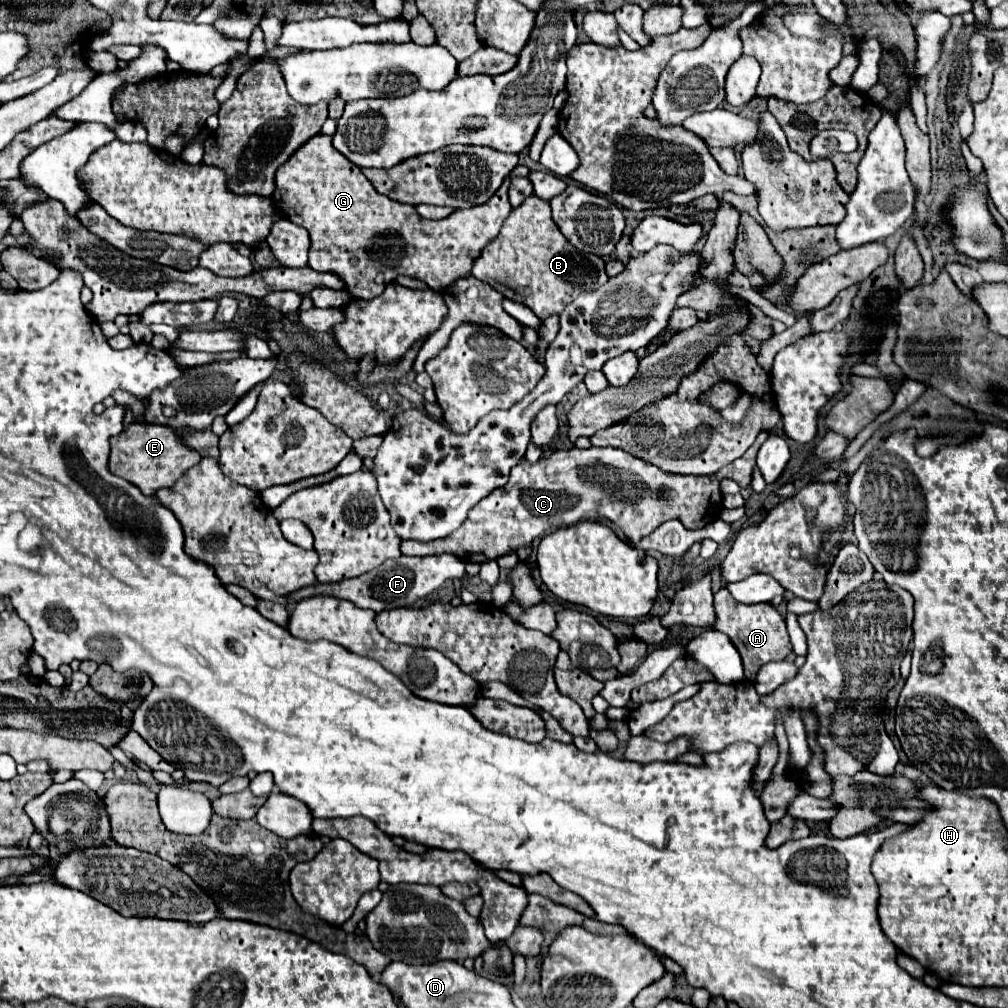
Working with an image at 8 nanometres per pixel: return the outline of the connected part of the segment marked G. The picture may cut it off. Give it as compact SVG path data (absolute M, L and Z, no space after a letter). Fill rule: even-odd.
M319 133L279 167L275 175L277 189L271 199L289 221L309 231L311 247L307 265L315 271L329 271L343 277L347 291L367 301L381 295L385 285L393 283L399 275L415 277L433 291L441 291L453 281L467 277L473 259L499 235L503 221L511 213L507 199L509 179L527 173L529 169L523 165L515 167L497 193L483 205L453 211L439 221L419 219L413 223L409 217L417 215L415 207L395 203L387 195L377 193L361 169L335 151L331 137Z

